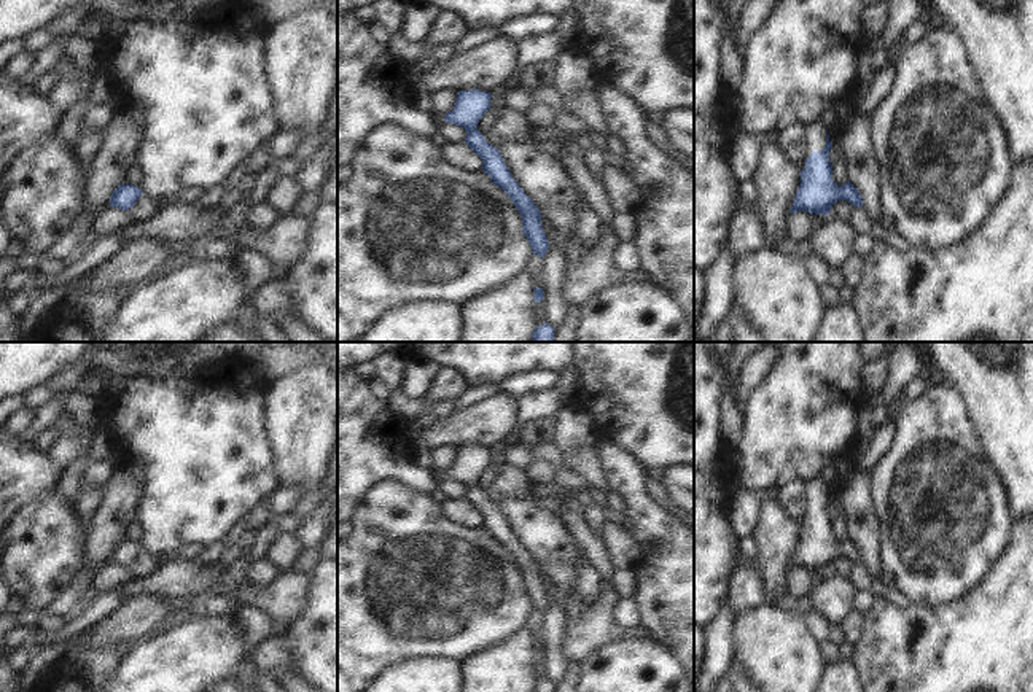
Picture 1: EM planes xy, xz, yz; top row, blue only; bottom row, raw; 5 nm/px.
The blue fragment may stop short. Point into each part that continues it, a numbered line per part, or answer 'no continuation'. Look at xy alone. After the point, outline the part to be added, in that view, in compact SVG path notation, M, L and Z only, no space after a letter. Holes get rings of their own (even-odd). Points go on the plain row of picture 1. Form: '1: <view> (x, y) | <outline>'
no continuation

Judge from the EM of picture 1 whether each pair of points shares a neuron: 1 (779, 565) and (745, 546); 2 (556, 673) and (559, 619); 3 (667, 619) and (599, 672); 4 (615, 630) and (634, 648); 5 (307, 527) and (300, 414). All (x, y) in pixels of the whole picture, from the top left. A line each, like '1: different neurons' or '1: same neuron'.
1: different neurons
2: same neuron
3: different neurons
4: different neurons
5: different neurons

